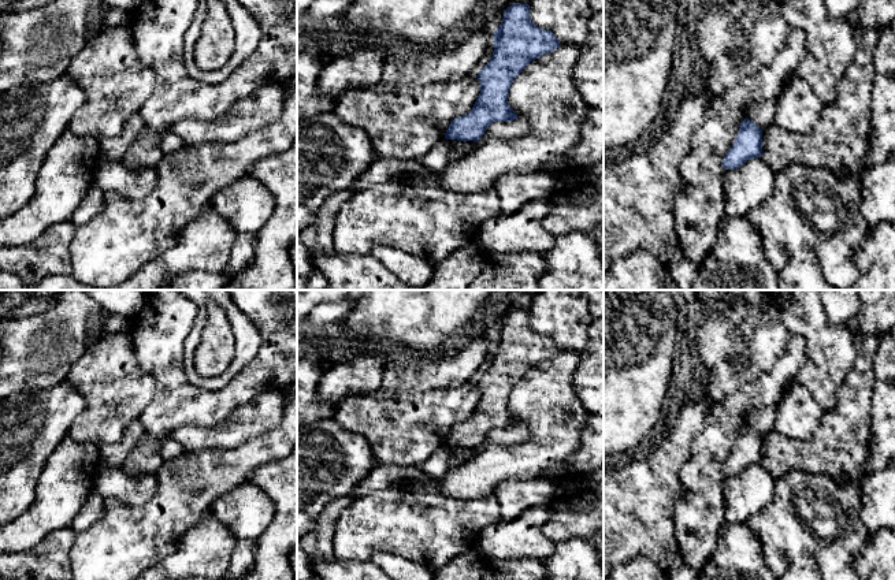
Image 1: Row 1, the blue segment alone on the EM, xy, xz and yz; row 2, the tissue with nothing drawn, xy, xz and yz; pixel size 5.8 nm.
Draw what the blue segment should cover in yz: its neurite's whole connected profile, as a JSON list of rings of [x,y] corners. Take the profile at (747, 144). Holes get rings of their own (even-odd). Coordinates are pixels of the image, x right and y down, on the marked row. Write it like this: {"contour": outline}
{"contour": [[[746,118],[740,126],[734,145],[723,159],[724,170],[736,170],[750,159],[762,155],[762,130]]]}

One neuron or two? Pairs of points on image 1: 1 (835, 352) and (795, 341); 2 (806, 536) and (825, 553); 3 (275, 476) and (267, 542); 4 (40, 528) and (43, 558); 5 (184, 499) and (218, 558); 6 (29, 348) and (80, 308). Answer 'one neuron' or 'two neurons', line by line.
1: two neurons
2: one neuron
3: one neuron
4: two neurons
5: two neurons
6: one neuron

